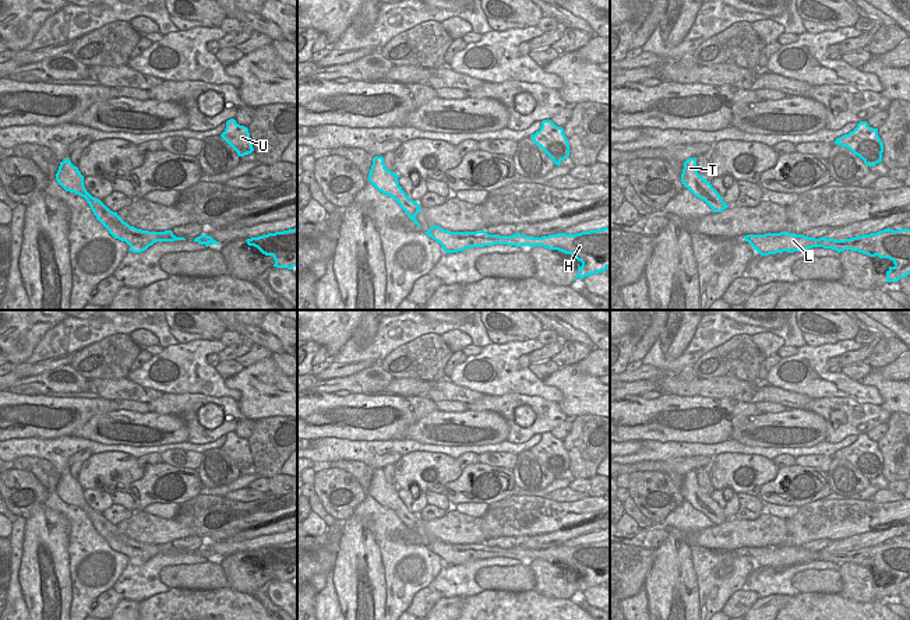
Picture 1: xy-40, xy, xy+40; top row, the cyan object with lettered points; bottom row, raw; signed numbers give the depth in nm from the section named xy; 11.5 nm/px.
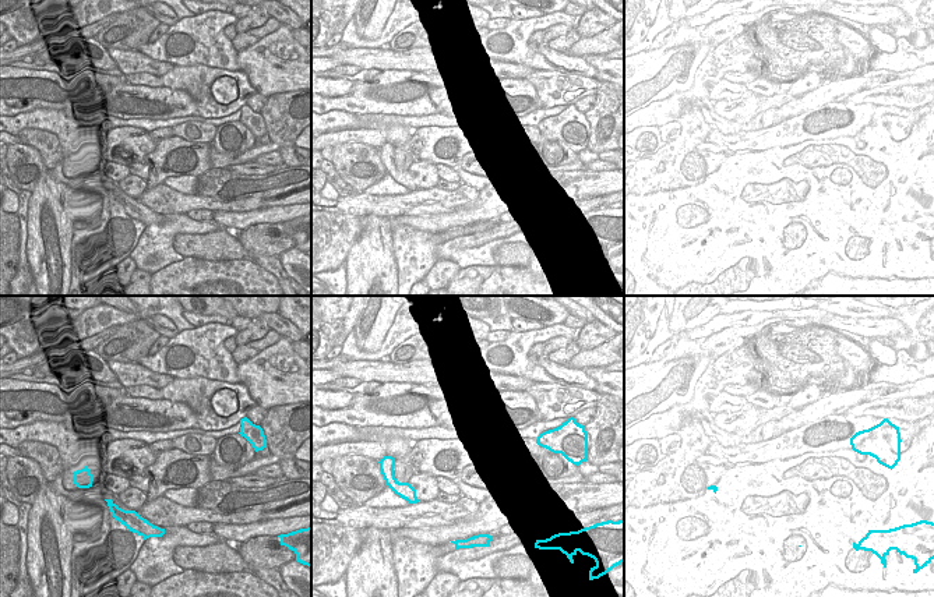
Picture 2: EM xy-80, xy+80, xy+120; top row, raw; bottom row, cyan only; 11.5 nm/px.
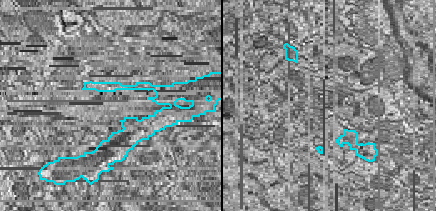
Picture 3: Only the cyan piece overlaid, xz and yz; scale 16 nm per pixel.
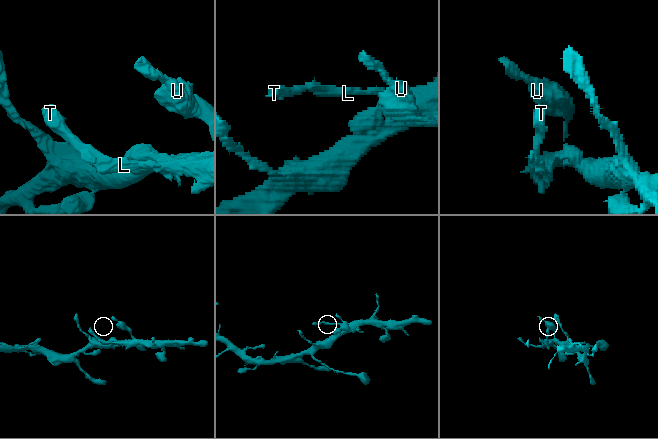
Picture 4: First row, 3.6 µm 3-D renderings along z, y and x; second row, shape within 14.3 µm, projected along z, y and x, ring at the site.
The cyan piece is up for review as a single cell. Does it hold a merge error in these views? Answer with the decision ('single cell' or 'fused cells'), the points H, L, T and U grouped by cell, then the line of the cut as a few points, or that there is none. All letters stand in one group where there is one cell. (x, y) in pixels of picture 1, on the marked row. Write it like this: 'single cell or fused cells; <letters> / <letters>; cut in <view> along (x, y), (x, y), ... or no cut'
single cell; H L T U; no cut

